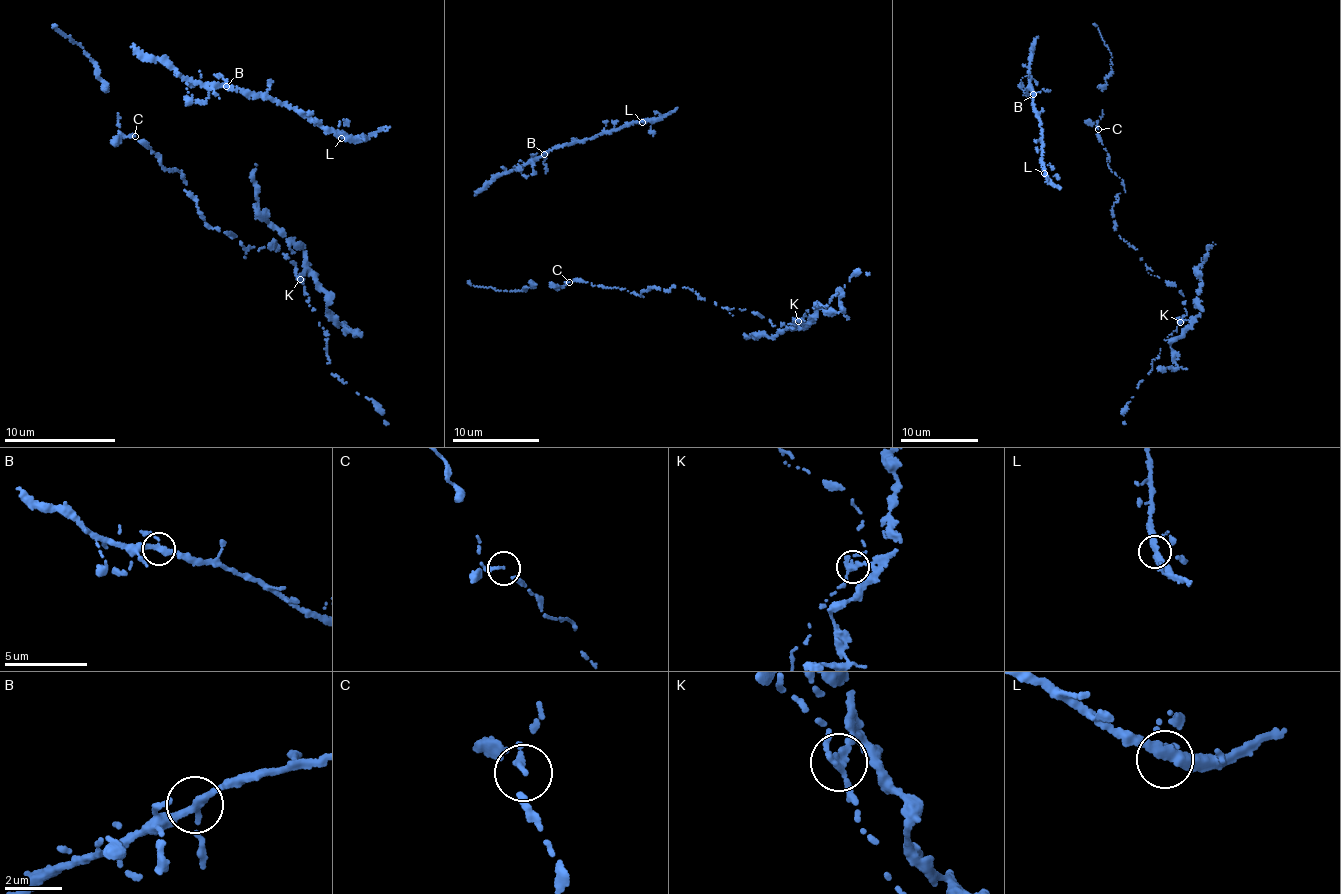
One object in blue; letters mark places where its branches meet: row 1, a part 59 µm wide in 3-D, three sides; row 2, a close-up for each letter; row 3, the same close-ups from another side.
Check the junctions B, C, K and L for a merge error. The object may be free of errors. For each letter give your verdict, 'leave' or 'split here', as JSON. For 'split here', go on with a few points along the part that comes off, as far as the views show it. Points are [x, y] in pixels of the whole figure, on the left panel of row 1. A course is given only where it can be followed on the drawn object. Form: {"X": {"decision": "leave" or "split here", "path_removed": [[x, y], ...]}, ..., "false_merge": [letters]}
{"B": {"decision": "leave"}, "C": {"decision": "leave"}, "K": {"decision": "split here", "path_removed": [[301, 280], [304, 252], [255, 208], [252, 176], [255, 164]]}, "L": {"decision": "leave"}, "false_merge": ["K"]}

